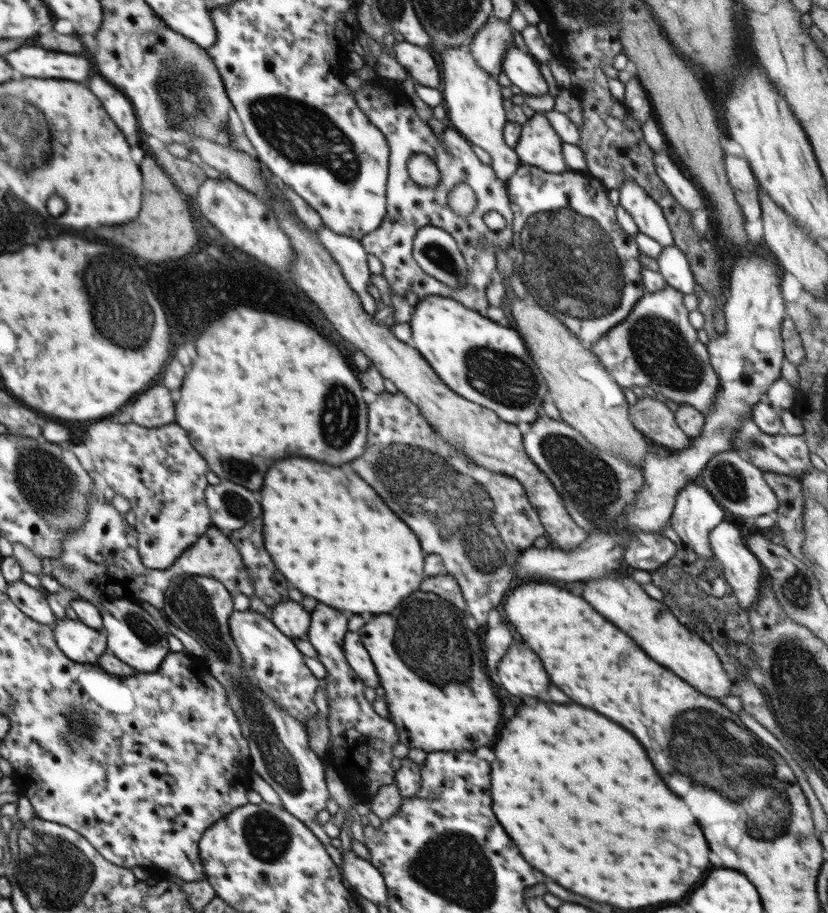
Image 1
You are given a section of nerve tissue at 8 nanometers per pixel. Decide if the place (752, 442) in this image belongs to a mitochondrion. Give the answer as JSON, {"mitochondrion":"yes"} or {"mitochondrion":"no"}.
{"mitochondrion":"yes"}

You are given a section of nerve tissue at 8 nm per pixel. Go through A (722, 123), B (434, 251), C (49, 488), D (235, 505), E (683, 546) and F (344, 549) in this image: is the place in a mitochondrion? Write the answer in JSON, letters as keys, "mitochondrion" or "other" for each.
{"A":"other","B":"mitochondrion","C":"mitochondrion","D":"mitochondrion","E":"other","F":"other"}

